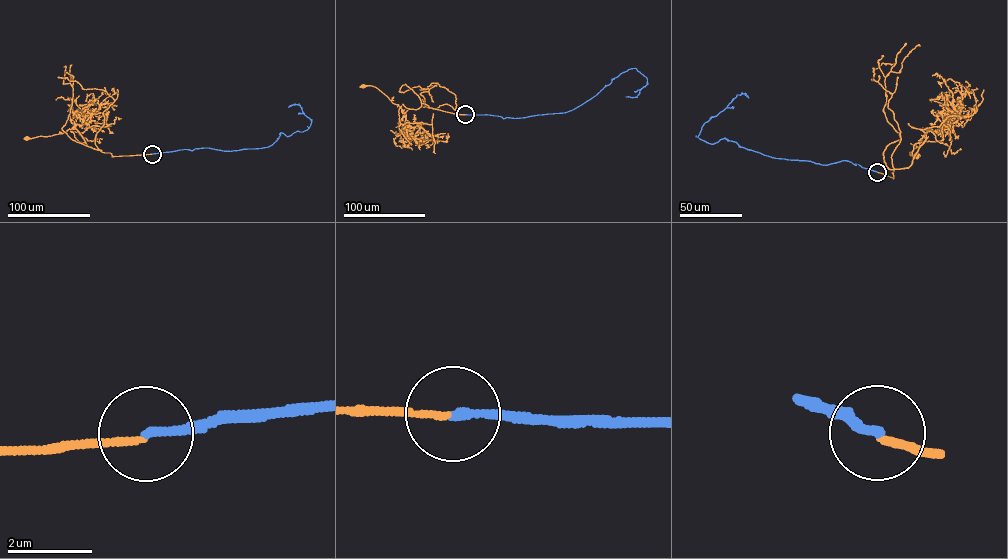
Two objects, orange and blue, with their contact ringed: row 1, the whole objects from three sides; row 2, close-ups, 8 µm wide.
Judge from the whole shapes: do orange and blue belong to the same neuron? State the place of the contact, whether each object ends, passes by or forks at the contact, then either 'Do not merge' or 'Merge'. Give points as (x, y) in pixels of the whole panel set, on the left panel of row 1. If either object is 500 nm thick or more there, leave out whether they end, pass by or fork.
Place: (152, 154). At the ring orange ends. At the ring blue ends. Do not merge

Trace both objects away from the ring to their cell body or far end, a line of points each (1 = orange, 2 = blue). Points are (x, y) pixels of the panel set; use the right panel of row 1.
1: (877, 172), (893, 178), (895, 169), (908, 168), (927, 132), (919, 146), (909, 152), (915, 156)
2: (877, 172), (845, 160), (825, 165), (777, 158), (724, 138), (713, 144), (696, 136), (737, 95), (748, 98)

